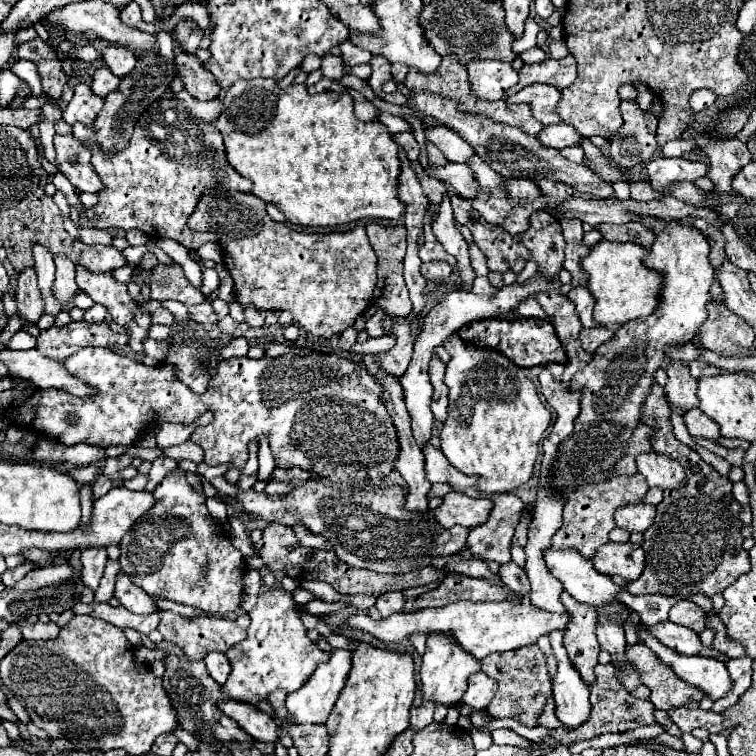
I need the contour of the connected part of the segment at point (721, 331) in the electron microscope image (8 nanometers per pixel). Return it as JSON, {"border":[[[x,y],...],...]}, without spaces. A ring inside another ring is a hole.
{"border":[[[708,305],[708,319],[700,327],[700,333],[698,335],[700,335],[702,345],[706,349],[718,353],[718,355],[726,355],[726,357],[746,357],[754,349],[754,331],[740,317],[734,317],[734,313],[730,313],[726,309],[726,305],[722,305],[722,309],[718,309],[716,305]]]}

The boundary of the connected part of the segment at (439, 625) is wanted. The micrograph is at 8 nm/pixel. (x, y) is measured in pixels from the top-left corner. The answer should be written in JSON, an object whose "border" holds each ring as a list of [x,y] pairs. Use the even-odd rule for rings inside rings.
{"border":[[[458,601],[440,609],[418,609],[416,613],[396,613],[382,621],[374,621],[368,615],[356,615],[346,621],[346,629],[368,631],[384,643],[398,643],[402,639],[408,639],[412,633],[426,633],[426,635],[434,631],[452,633],[468,653],[472,653],[476,659],[484,659],[490,653],[504,653],[504,651],[532,645],[538,641],[538,637],[564,629],[568,621],[570,621],[568,613],[564,615],[550,613],[550,611],[534,607],[528,601],[522,601],[518,605],[510,601],[500,601],[500,603]]]}

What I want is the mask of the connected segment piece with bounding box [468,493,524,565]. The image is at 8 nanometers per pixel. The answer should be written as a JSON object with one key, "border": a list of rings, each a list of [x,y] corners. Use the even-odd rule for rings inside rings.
{"border":[[[512,493],[492,495],[490,499],[494,501],[490,521],[470,531],[468,547],[472,551],[472,557],[484,557],[502,565],[510,561],[510,541],[520,521],[518,517],[522,515],[524,503]]]}

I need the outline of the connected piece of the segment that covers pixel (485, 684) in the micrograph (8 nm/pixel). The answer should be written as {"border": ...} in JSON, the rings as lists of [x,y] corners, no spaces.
{"border":[[[476,673],[474,677],[470,677],[470,685],[468,685],[468,691],[464,693],[462,701],[476,711],[486,709],[492,701],[496,689],[498,689],[498,685],[492,677],[488,677],[486,673]]]}

